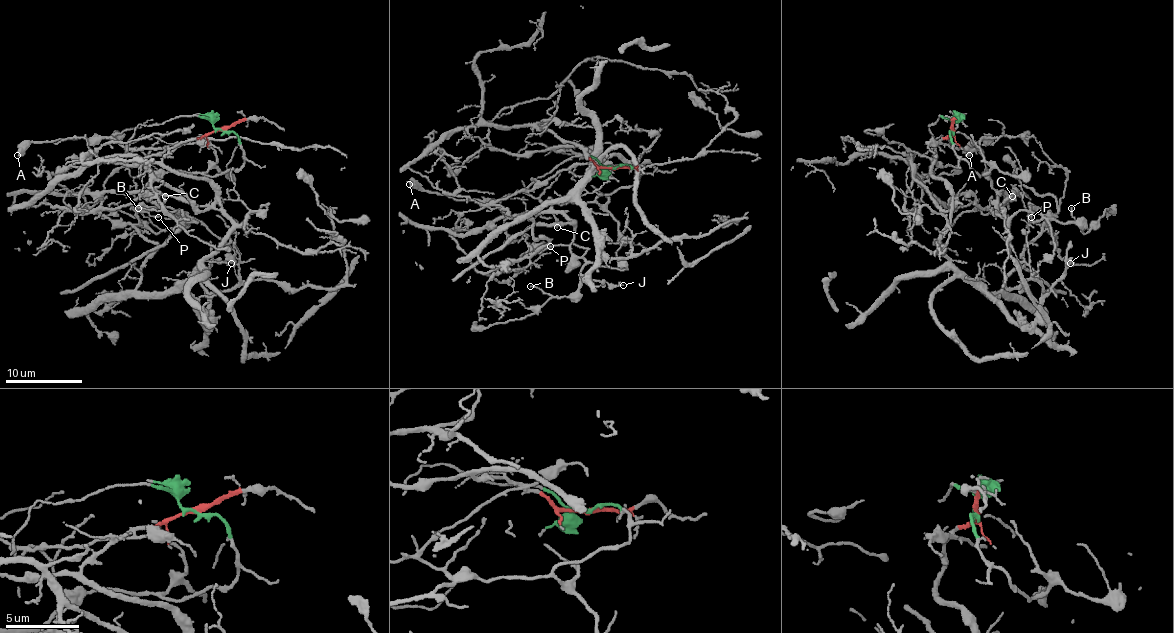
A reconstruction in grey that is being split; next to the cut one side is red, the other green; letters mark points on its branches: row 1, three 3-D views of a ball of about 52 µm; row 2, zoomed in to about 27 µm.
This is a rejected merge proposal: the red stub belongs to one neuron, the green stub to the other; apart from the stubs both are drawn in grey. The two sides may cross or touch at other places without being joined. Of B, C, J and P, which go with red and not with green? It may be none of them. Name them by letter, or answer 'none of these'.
J, P

